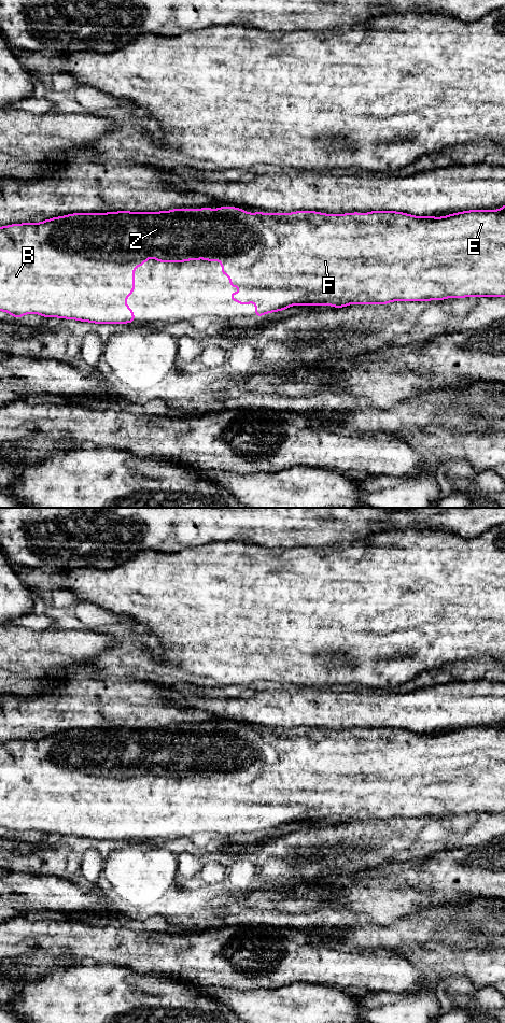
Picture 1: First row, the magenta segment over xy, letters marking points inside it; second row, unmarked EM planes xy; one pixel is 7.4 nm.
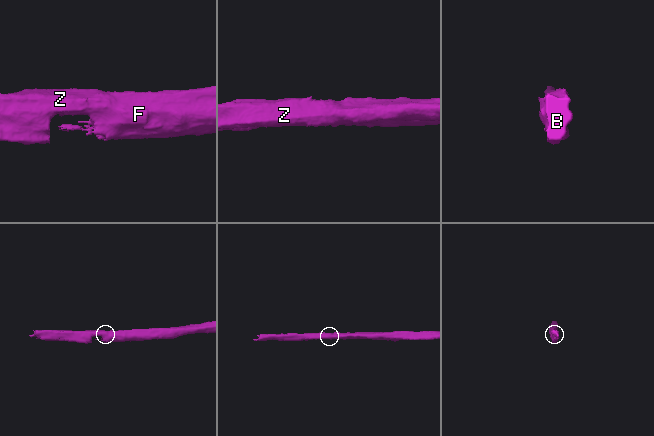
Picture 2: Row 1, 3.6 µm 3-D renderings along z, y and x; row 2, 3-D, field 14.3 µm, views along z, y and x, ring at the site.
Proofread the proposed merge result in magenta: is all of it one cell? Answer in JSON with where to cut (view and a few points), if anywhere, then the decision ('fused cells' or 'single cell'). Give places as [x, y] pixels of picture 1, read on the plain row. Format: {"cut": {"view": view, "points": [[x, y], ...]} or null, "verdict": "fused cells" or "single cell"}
{"cut": null, "verdict": "single cell"}

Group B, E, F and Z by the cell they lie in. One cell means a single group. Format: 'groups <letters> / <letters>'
groups B E F Z

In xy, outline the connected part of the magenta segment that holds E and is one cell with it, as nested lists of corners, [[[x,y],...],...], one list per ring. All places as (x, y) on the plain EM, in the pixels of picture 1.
[[[505,721],[500,726],[469,726],[449,730],[441,734],[435,733],[415,733],[411,730],[396,728],[396,727],[370,727],[368,729],[345,729],[345,730],[325,730],[315,727],[295,727],[292,729],[263,729],[255,728],[249,729],[243,725],[236,723],[224,722],[218,725],[201,724],[201,725],[172,725],[170,727],[159,728],[130,728],[130,727],[117,727],[107,729],[73,729],[65,733],[57,733],[51,736],[45,736],[40,739],[22,739],[11,740],[0,743],[0,827],[8,828],[14,835],[19,835],[26,830],[33,829],[39,830],[42,834],[57,834],[66,836],[76,836],[80,838],[89,838],[94,840],[121,840],[126,839],[135,840],[135,829],[129,822],[126,821],[126,815],[135,808],[135,784],[142,783],[149,775],[155,775],[157,779],[185,779],[188,777],[199,777],[202,775],[206,778],[219,778],[223,781],[221,790],[229,793],[229,804],[234,805],[235,801],[241,806],[240,809],[230,809],[229,814],[233,818],[237,818],[239,821],[248,822],[252,818],[255,819],[255,834],[263,833],[271,828],[283,827],[292,822],[332,822],[333,824],[343,824],[349,821],[388,821],[393,818],[431,818],[431,816],[445,816],[447,814],[465,814],[465,813],[505,813]]]

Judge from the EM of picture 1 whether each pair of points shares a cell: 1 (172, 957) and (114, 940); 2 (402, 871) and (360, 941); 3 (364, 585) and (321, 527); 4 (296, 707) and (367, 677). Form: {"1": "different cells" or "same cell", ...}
{"1": "same cell", "2": "different cells", "3": "different cells", "4": "different cells"}

